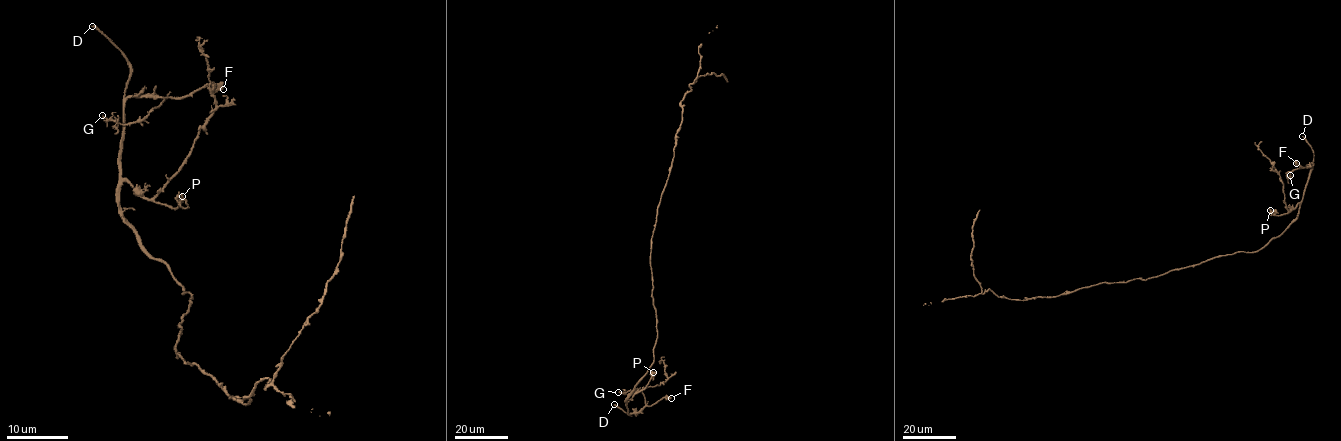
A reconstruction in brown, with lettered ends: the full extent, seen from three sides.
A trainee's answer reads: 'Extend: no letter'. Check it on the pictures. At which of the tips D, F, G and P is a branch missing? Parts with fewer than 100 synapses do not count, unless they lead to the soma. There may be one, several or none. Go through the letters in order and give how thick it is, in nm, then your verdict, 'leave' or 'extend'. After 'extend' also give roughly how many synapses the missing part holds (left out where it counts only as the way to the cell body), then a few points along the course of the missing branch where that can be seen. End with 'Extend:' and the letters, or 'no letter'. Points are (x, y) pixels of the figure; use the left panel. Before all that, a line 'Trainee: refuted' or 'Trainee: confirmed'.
Trainee: refuted
D: calibre 220 nm; extend
F: calibre 650 nm; leave
G: calibre 130 nm; leave
P: calibre 140 nm; leave
Extend: D

